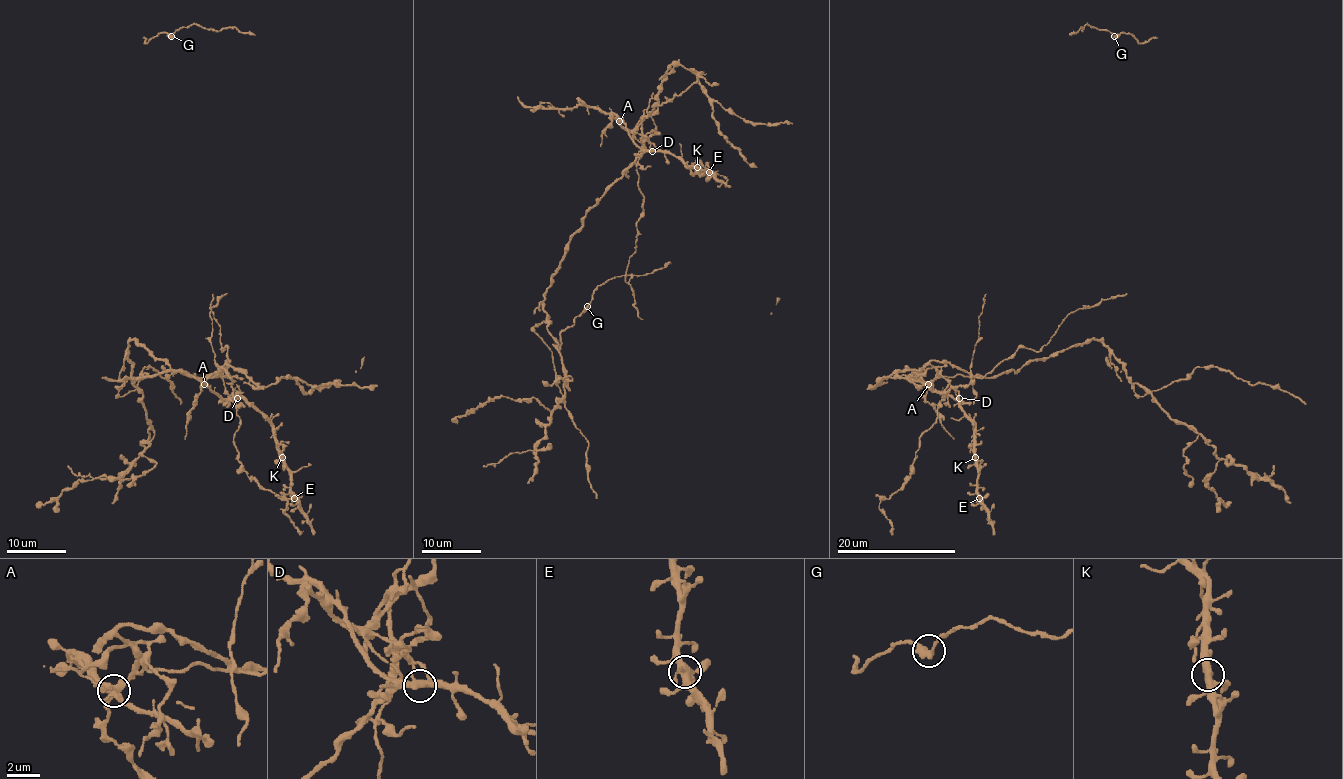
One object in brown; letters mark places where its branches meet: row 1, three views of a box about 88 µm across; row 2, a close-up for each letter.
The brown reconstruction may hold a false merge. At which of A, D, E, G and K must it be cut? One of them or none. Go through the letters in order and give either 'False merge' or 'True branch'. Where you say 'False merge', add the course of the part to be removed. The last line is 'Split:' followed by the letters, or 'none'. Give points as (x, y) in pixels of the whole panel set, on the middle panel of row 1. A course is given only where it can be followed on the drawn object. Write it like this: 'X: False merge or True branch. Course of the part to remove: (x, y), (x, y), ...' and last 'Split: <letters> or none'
A: False merge. Course of the part to remove: (620, 121), (645, 150), (590, 209), (544, 294), (548, 333), (564, 372), (560, 407), (494, 397), (451, 421)
D: True branch
E: True branch
G: True branch
K: True branch
Split: A

